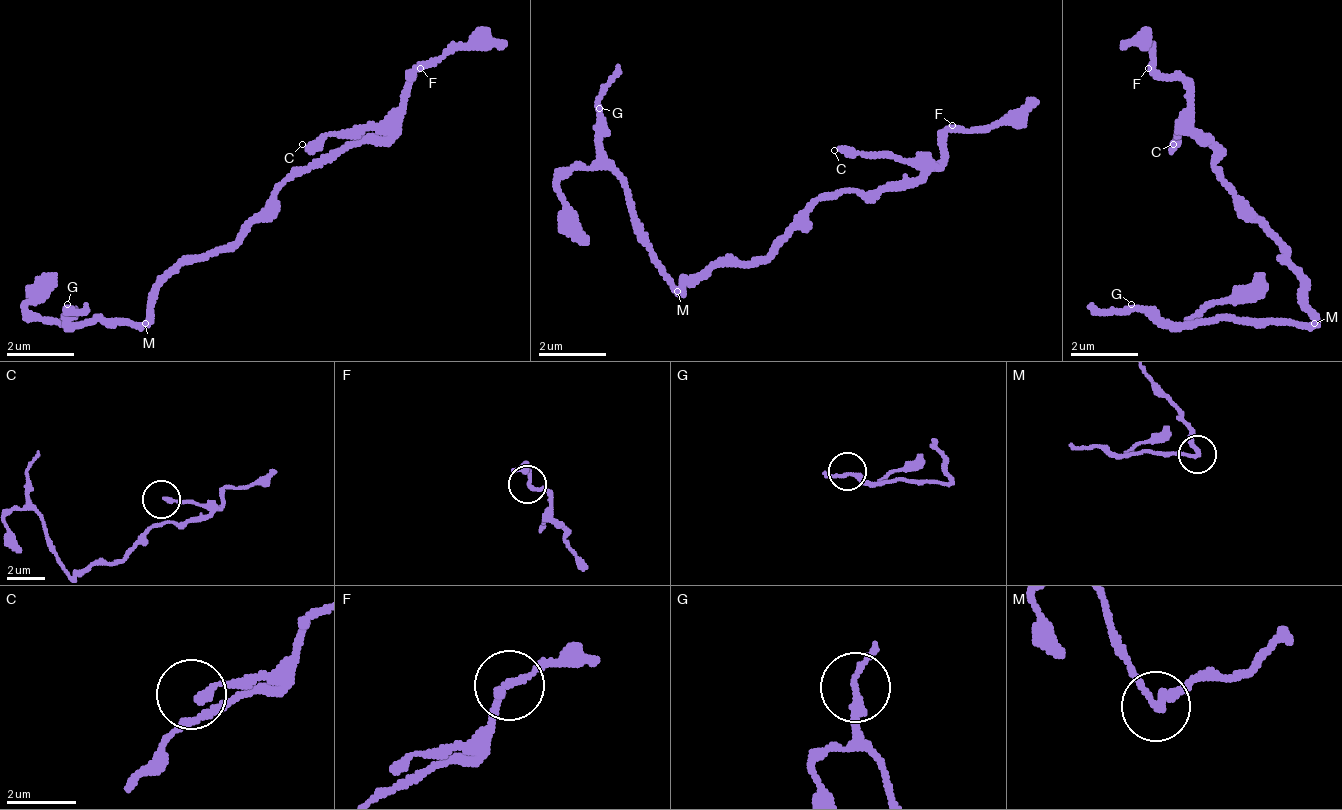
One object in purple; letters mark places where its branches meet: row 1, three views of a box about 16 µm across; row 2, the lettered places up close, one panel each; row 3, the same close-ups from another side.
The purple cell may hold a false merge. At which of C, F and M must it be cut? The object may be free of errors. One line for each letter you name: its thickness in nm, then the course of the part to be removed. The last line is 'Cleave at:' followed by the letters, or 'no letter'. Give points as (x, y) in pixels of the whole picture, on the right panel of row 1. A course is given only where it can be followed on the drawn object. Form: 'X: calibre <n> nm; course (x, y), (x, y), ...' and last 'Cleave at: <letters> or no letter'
M: calibre 190 nm; course (1316, 321), (1190, 321), (1224, 304), (1266, 270)
Cleave at: M

